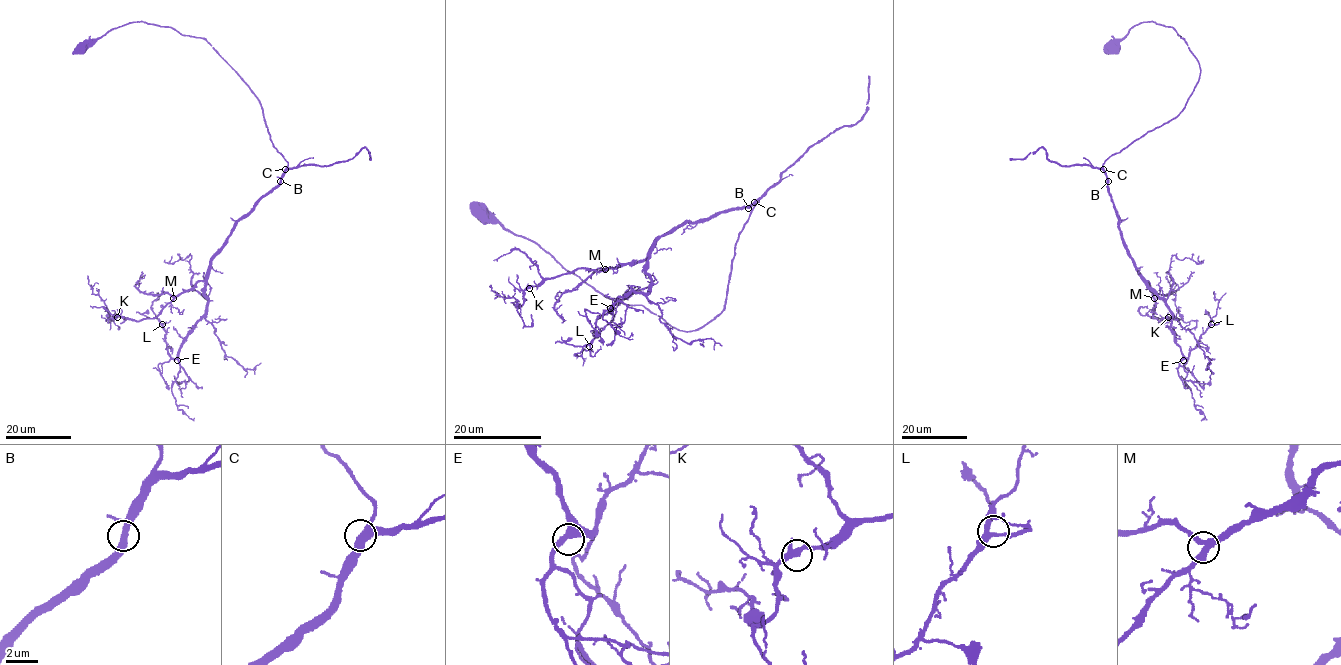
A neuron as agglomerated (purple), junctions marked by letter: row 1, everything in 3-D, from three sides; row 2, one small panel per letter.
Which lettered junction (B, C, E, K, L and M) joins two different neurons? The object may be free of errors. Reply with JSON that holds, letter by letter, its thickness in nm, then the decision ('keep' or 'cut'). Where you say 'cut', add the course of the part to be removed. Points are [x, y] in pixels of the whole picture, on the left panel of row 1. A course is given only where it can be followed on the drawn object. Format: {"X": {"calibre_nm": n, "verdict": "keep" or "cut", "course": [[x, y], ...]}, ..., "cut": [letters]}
{"B": {"calibre_nm": 320, "verdict": "keep"}, "C": {"calibre_nm": 340, "verdict": "keep"}, "E": {"calibre_nm": 360, "verdict": "keep"}, "K": {"calibre_nm": 320, "verdict": "keep"}, "L": {"calibre_nm": 320, "verdict": "keep"}, "M": {"calibre_nm": 360, "verdict": "keep"}, "cut": []}

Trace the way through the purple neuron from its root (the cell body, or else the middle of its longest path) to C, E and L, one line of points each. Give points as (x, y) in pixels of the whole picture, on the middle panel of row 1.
C: (481, 211), (538, 243), (605, 296), (644, 305), (675, 328), (693, 331), (724, 308), (735, 243), (755, 201)
E: (481, 211), (605, 296), (693, 331), (723, 310), (758, 201), (664, 233), (650, 290), (610, 308)
L: (481, 211), (605, 296), (693, 331), (723, 310), (758, 201), (664, 233), (650, 290), (621, 296), (589, 346)

